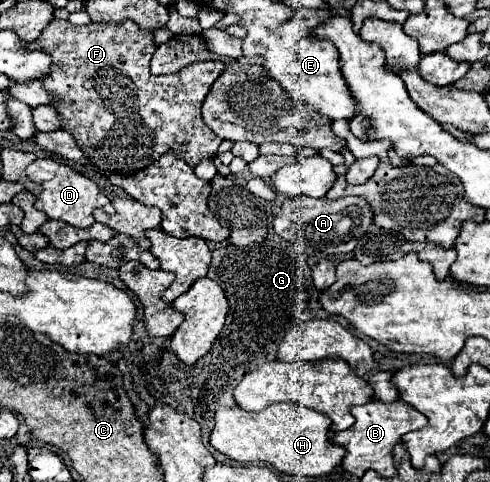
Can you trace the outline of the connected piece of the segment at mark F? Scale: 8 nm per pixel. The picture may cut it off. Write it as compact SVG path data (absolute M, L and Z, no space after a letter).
M53 20L41 36L31 42L33 48L43 48L53 56L51 74L43 78L43 86L53 96L53 106L63 118L63 130L73 134L79 148L83 148L85 156L91 158L93 166L111 174L135 174L155 160L159 160L167 150L179 152L191 167L203 158L213 158L221 144L221 138L211 132L201 120L201 104L217 80L217 76L225 70L221 60L199 60L175 74L169 76L153 76L149 72L149 60L153 56L155 36L149 30L137 28L133 20L125 24L101 24L91 22L85 26L73 26L69 20Z

